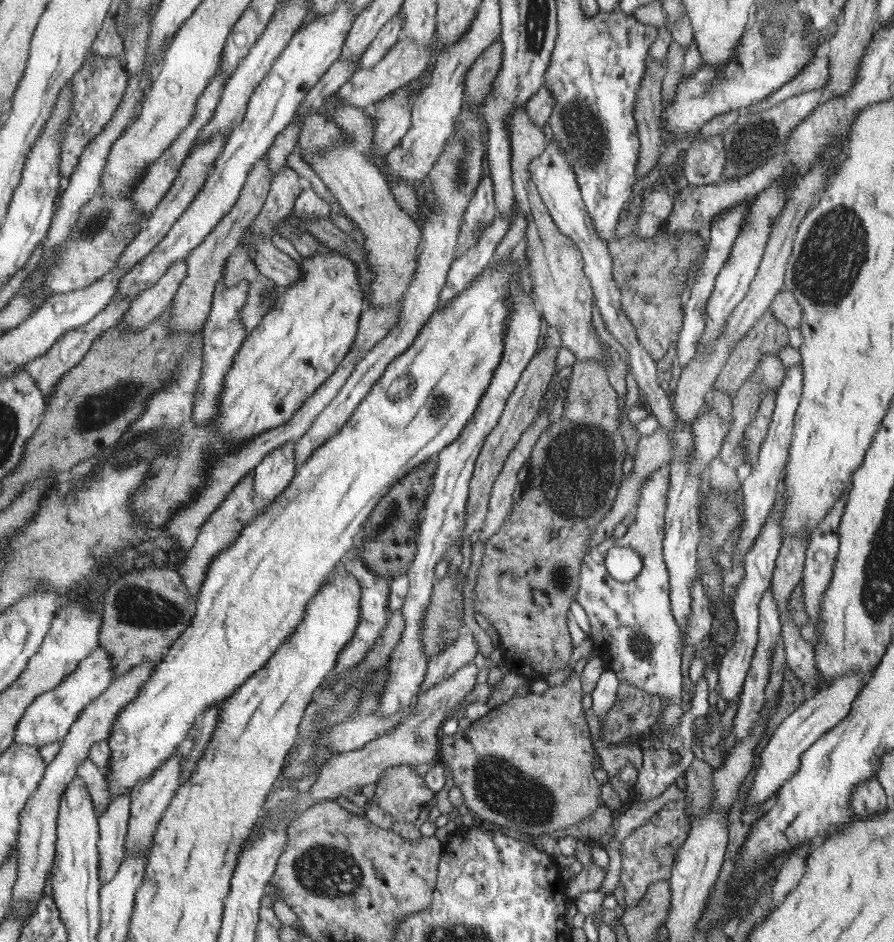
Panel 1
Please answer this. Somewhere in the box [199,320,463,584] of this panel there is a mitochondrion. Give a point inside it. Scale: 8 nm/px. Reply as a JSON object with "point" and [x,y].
{"point":[437,405]}

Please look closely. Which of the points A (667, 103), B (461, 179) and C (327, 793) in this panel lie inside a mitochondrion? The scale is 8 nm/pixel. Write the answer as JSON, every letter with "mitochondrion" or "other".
{"A":"other","B":"mitochondrion","C":"other"}

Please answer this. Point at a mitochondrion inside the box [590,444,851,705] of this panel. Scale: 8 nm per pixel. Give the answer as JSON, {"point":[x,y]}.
{"point":[641,641]}

